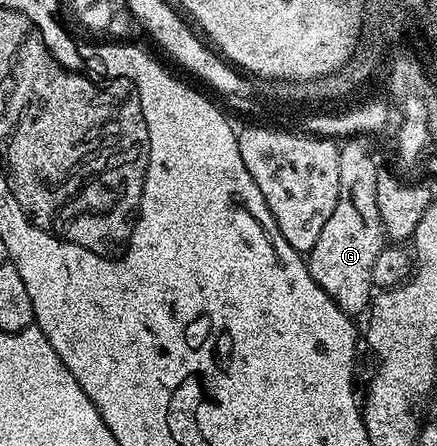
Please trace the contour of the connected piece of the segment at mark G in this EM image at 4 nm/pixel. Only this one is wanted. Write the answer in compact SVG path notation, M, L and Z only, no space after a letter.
M348 138L340 144L338 206L326 221L318 242L306 253L310 278L349 314L363 313L374 295L372 275L378 254L386 247L382 214L378 214L378 165L364 138Z

